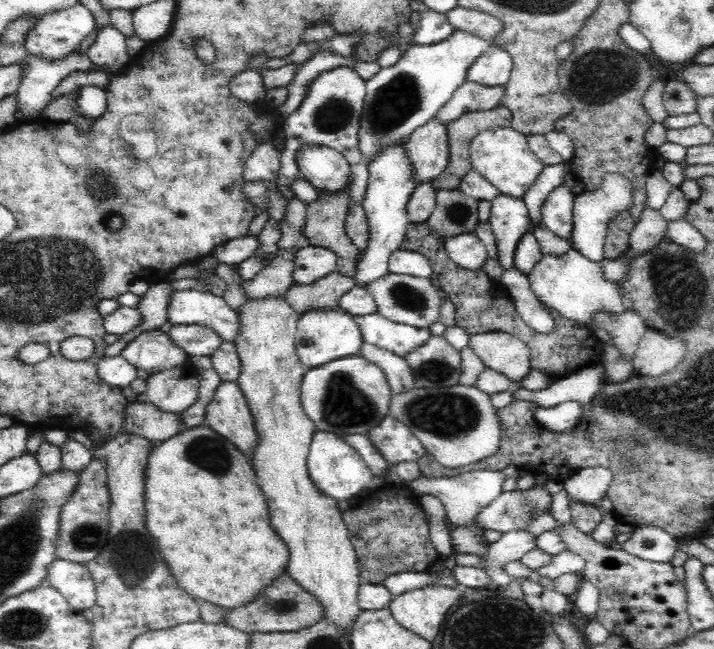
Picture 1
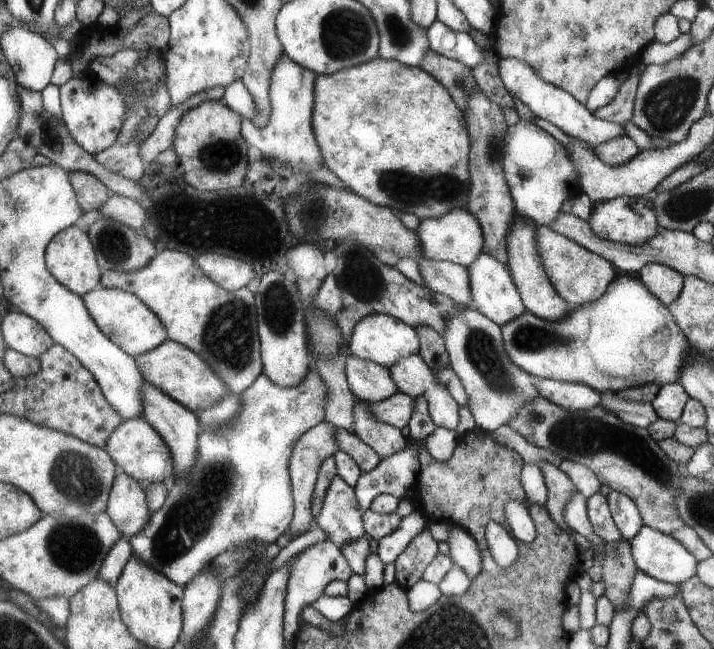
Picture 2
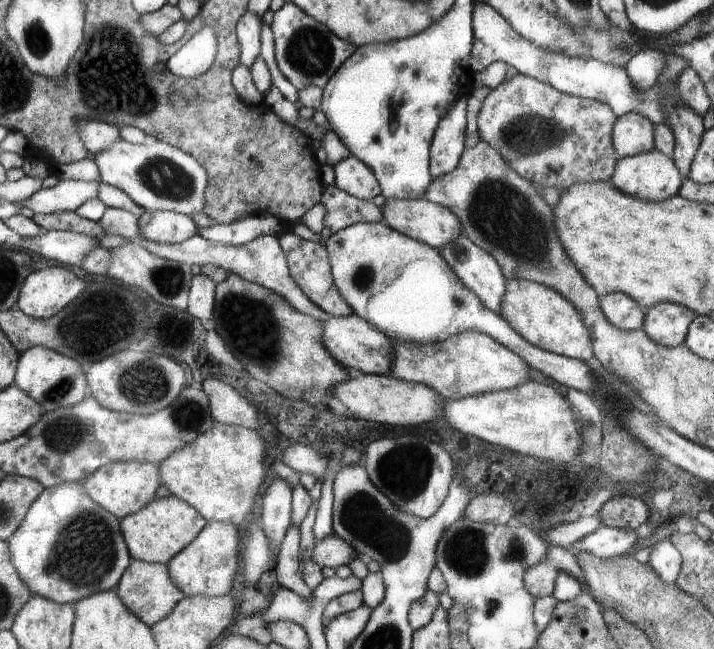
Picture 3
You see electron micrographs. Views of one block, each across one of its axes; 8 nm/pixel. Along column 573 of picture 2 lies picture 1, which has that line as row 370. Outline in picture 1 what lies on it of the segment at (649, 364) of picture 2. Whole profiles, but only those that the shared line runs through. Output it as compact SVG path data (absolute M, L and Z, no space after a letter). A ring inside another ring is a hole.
M346 356L306 369L300 387L301 405L318 431L337 435L364 434L389 415L391 388L384 371L363 356Z

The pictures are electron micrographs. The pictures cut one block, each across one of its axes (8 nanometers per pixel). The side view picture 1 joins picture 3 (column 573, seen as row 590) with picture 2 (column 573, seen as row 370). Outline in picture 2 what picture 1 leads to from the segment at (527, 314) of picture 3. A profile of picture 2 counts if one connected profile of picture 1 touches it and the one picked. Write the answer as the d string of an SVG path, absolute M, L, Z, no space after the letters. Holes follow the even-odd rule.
M536 225L536 248L553 288L570 306L576 307L599 299L618 273L615 266L604 257L592 253L584 245L561 236L545 225Z

